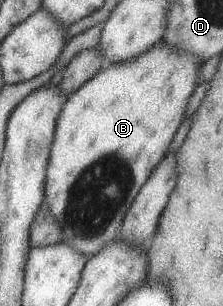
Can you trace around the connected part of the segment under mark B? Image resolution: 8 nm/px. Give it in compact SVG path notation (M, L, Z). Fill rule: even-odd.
M161 41L155 47L151 48L151 50L147 50L147 53L143 52L143 54L139 54L139 58L133 58L133 60L127 60L127 62L121 62L121 64L111 64L111 66L106 66L104 69L102 68L94 78L84 82L74 93L69 95L56 124L45 179L46 197L44 202L61 225L61 241L68 242L70 245L74 246L74 249L83 253L87 258L91 258L91 255L95 256L109 240L120 236L120 226L123 224L125 214L133 205L141 188L143 188L147 180L149 180L149 176L153 173L153 170L164 160L165 153L175 134L177 134L177 130L179 130L183 118L185 118L187 102L189 102L191 94L193 94L194 90L198 87L197 82L199 82L199 69L201 66L202 64L199 62L199 58L195 58L193 54L189 54L189 52L179 54L177 50L173 50L171 46L167 46L165 42Z

